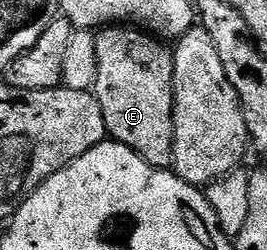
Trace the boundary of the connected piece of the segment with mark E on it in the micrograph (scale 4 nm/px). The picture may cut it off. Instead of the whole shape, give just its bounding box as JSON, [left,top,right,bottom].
[91,27,173,169]

